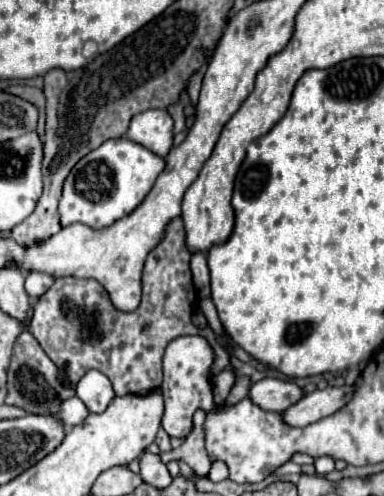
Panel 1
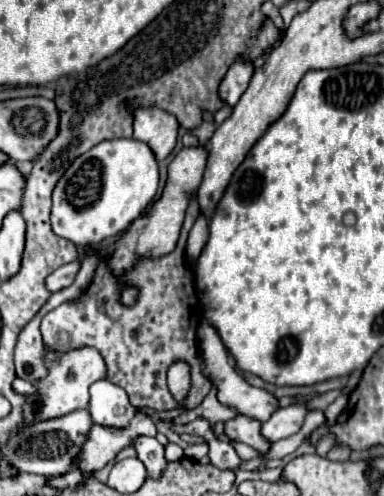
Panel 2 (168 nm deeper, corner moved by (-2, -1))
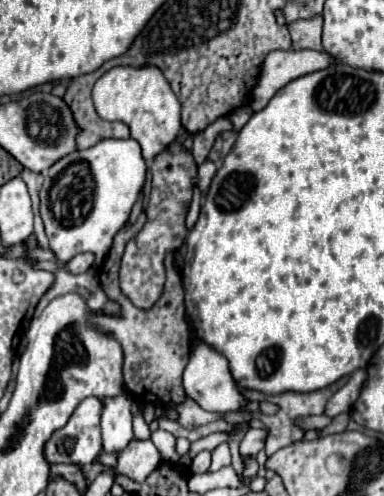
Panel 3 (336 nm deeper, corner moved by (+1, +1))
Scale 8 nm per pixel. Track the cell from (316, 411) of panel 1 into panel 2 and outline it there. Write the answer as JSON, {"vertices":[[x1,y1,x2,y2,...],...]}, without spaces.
{"vertices":[[292,404,292,406,286,406,286,408,278,408,270,416,270,420,264,422,262,436,268,438,270,442,278,442,282,438,296,434,302,428,308,412,310,410,306,408,306,404]]}

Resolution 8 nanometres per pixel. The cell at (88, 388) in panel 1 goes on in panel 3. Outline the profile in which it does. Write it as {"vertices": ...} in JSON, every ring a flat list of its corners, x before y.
{"vertices":[[121,394,103,400,101,430,103,430,103,452,121,452,131,442,133,426,131,426,129,396]]}

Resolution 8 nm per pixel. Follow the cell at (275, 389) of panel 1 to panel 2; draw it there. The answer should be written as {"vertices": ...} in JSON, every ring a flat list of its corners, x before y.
{"vertices":[[200,322,198,326,198,342,200,342,200,350,202,350,202,356,204,356,204,372,216,382,218,386,218,400,230,408,234,408,236,412,240,414,246,414,246,416,252,416,260,422,266,422,270,418,270,414,274,410,278,410,278,398,264,390,264,388,256,388,256,386,250,386,230,364,228,364,228,356,226,356,226,348,216,332,216,328,212,328,212,324,208,322]]}

